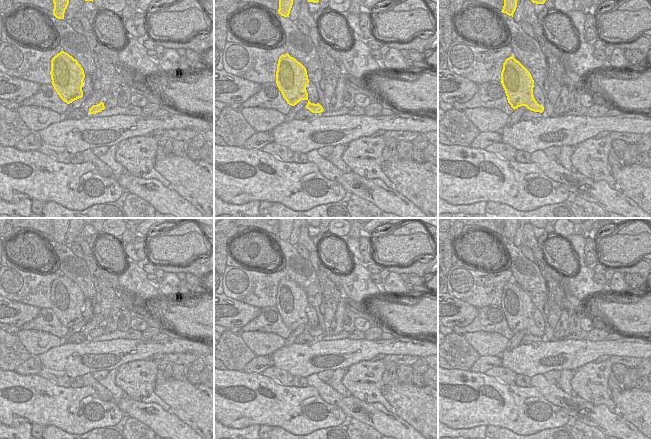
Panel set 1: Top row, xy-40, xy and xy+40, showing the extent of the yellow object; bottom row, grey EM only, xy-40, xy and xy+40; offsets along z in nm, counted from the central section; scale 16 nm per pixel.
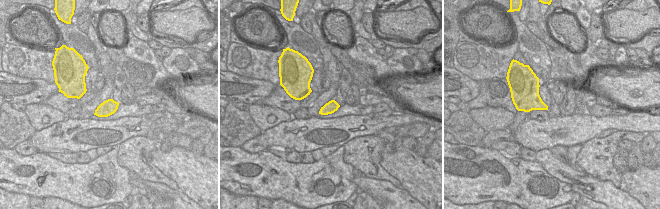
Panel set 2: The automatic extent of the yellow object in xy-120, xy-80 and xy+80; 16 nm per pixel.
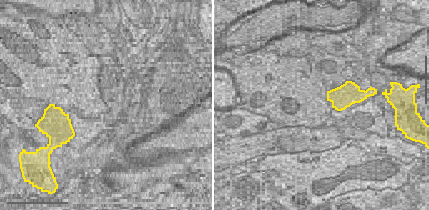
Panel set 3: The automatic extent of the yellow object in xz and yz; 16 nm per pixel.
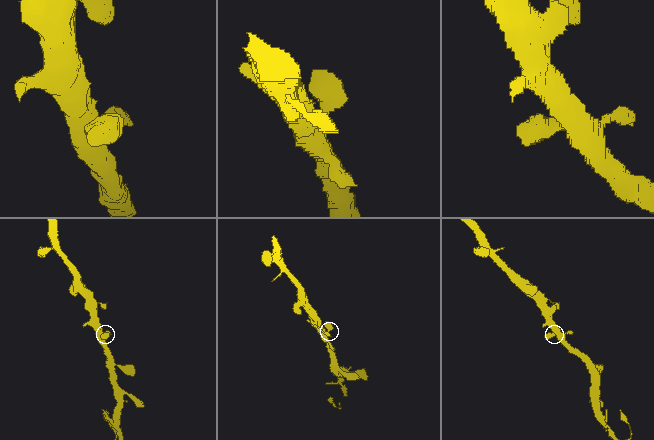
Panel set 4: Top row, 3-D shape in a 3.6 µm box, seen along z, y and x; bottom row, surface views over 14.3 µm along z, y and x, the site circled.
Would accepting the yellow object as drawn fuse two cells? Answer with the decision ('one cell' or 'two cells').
one cell

